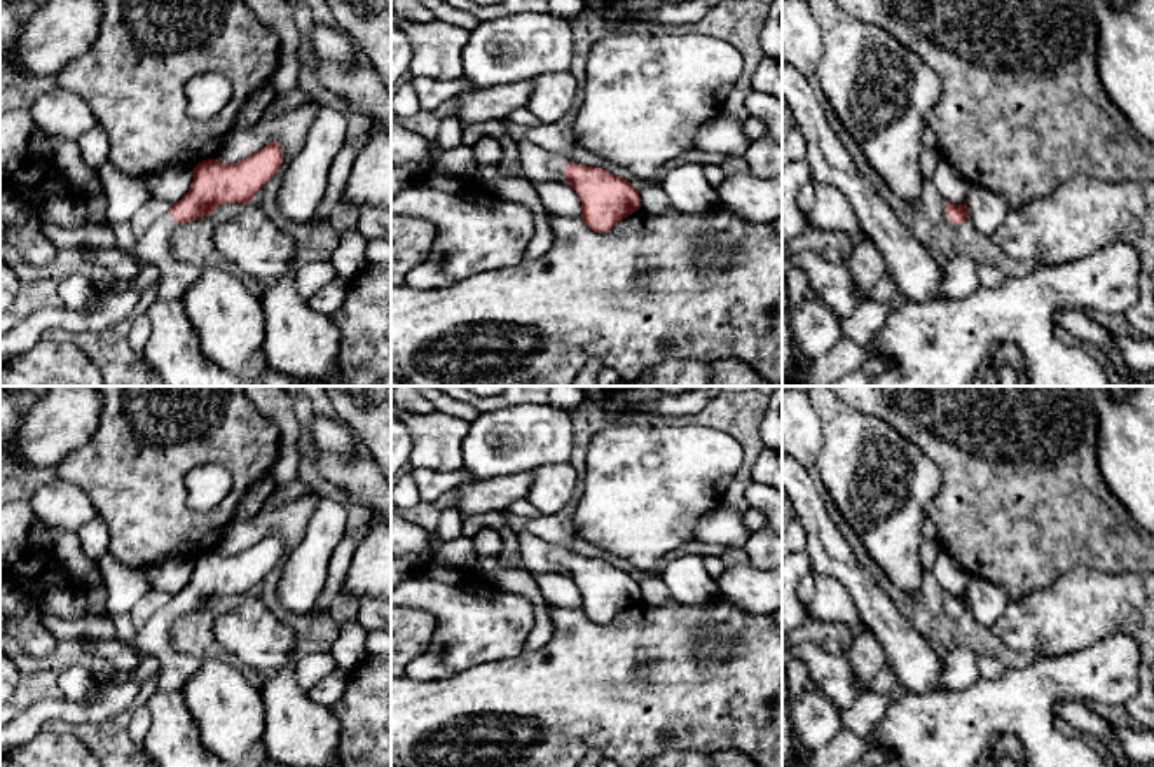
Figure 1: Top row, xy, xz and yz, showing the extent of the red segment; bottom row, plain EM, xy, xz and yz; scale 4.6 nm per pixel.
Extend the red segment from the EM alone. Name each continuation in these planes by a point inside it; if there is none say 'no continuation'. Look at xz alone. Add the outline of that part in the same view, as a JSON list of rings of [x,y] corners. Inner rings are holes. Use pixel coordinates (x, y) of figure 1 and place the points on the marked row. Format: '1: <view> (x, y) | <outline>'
1: xz (556, 163) | [[[550,155],[550,157],[546,159],[546,164],[548,164],[548,168],[550,168],[552,171],[562,173],[562,171],[566,169],[566,162],[564,162],[564,159],[562,159],[560,155]]]

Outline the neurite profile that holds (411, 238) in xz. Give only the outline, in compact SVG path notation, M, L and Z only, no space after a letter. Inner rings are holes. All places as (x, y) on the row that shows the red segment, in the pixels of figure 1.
M391 217L391 287L403 283L410 269L426 262L436 231L424 218Z

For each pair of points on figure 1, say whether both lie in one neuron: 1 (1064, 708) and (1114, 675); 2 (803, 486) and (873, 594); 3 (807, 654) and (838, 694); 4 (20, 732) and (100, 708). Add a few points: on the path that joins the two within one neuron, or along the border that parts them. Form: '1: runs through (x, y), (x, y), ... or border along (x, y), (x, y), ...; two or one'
1: border along (1086, 701), (1058, 701), (1051, 713); two
2: runs through (812, 514), (830, 552), (845, 568); one
3: runs through (817, 664), (837, 684); one
4: runs through (39, 713), (44, 710), (81, 710); one

